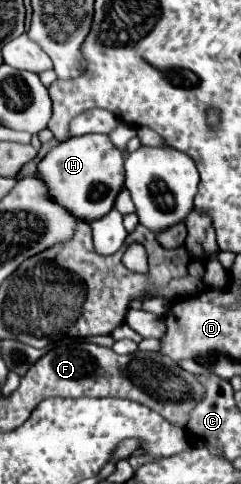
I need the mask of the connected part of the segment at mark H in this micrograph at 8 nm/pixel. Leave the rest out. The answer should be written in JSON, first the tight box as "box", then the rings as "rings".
{"box":[37,135,125,223],"rings":[[[81,135],[81,137],[71,137],[59,145],[55,145],[37,165],[37,177],[45,183],[49,197],[61,205],[69,215],[73,215],[79,221],[91,223],[95,219],[101,219],[115,203],[117,193],[123,187],[125,181],[125,171],[123,171],[123,157],[121,151],[111,143],[109,135]]]}

